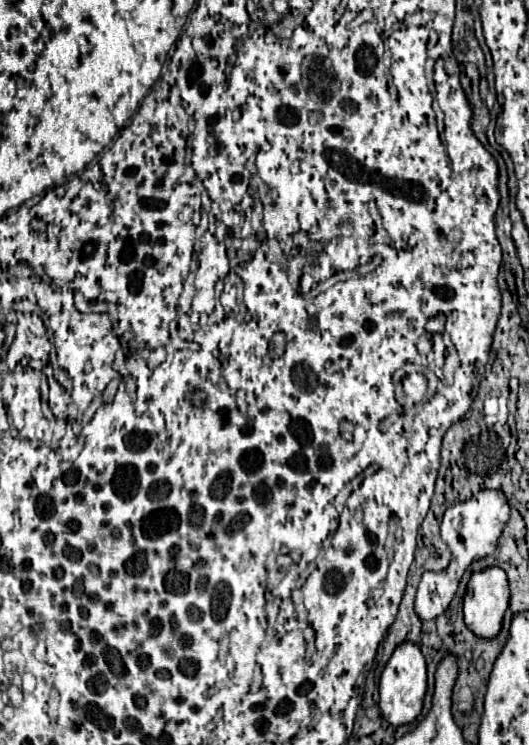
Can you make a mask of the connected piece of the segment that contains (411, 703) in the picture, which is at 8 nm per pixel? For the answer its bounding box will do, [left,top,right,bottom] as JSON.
[379,643,427,725]

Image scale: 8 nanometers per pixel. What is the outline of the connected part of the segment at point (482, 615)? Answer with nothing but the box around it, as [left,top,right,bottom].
[463,567,509,637]

